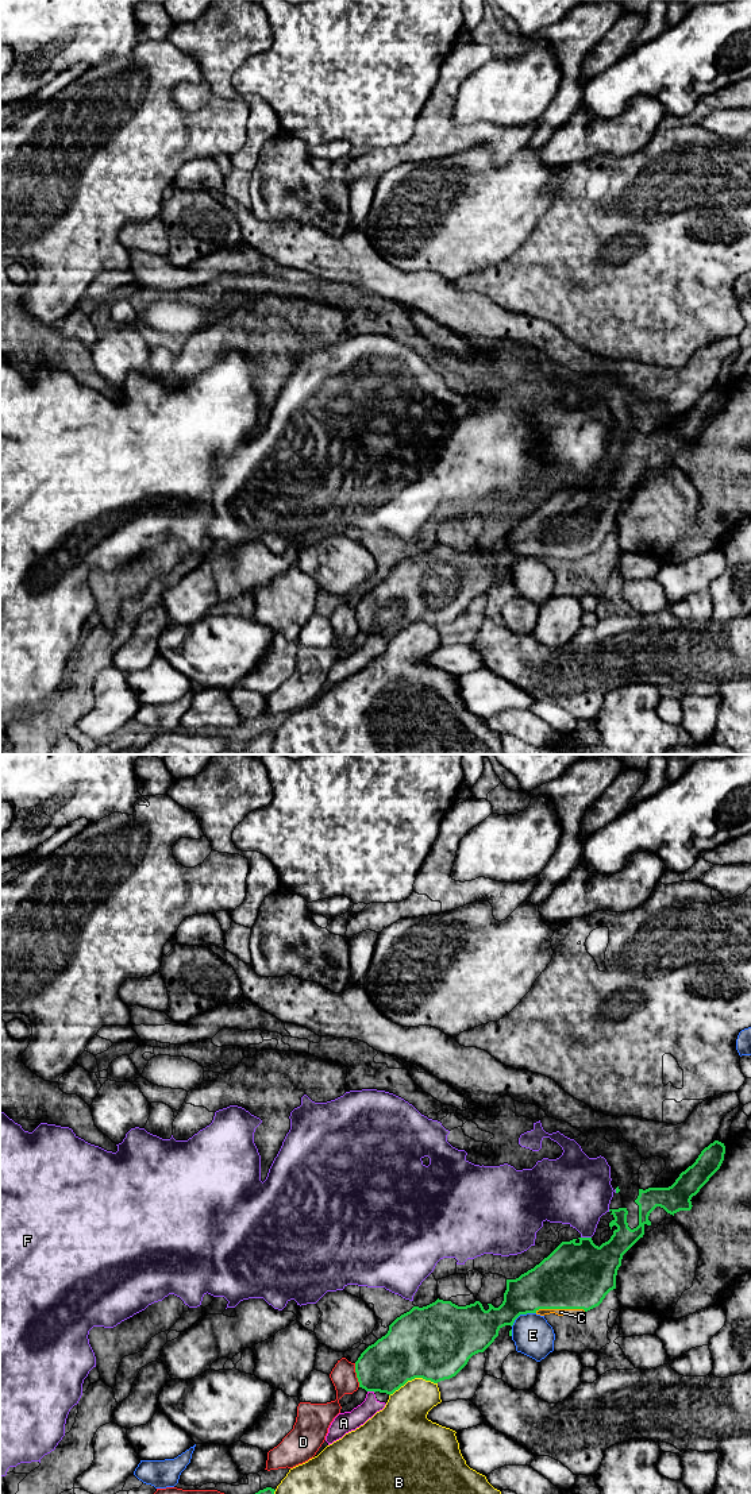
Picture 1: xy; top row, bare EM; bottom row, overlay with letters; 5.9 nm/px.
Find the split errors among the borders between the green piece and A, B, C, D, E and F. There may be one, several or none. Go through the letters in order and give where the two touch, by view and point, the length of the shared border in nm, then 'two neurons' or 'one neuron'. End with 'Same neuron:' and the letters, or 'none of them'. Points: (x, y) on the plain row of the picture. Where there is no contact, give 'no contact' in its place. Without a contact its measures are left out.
A: xy (372, 634) | 50 nm | two neurons
B: xy (412, 622) | 300 nm | two neurons
C: xy (559, 552) | 300 nm | one neuron
D: xy (357, 620) | 150 nm | two neurons
E: xy (522, 558) | 170 nm | two neurons
F: xy (586, 482) | 60 nm | two neurons
Same neuron: C

